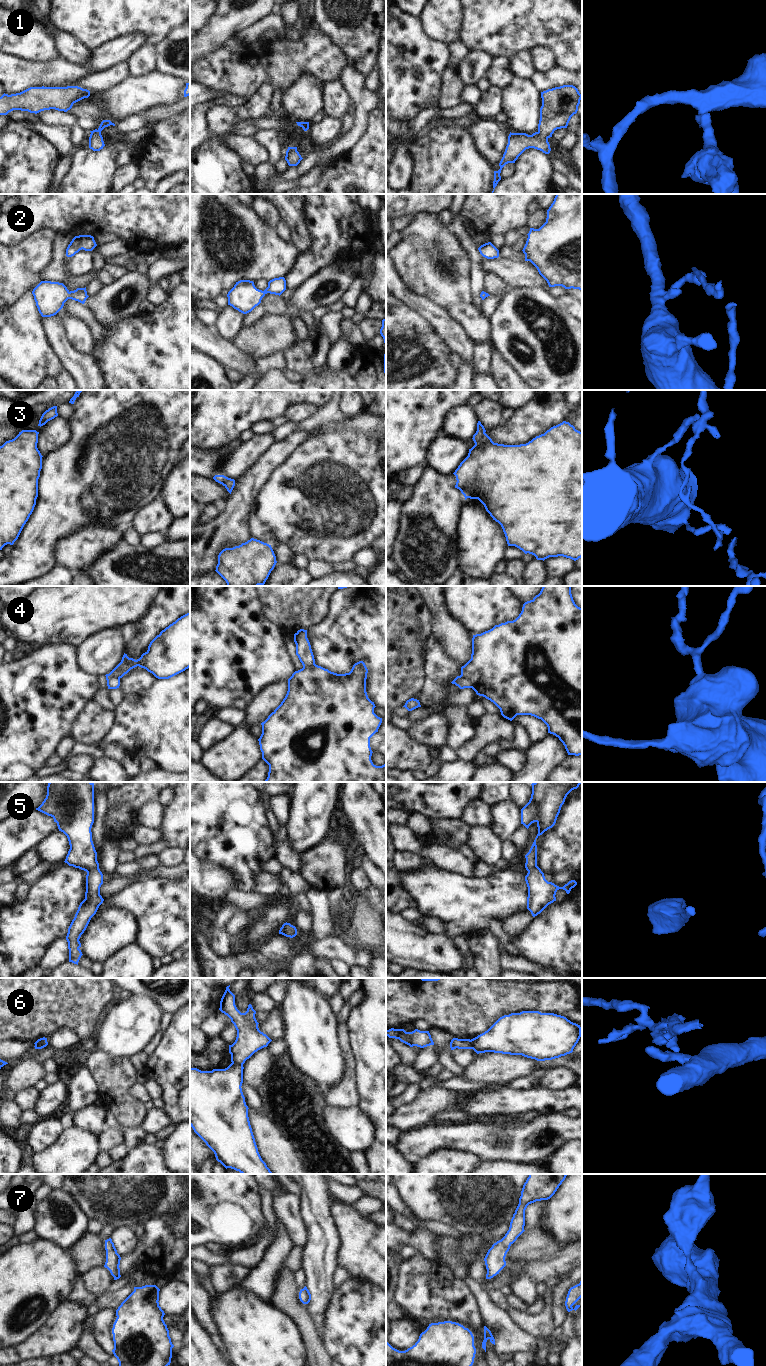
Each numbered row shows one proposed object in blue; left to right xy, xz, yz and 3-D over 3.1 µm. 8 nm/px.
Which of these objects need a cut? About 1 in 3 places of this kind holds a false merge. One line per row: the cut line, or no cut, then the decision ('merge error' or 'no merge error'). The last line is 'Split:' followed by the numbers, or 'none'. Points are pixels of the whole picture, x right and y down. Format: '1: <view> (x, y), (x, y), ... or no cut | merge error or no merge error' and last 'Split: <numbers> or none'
1: no cut | no merge error
2: no cut | no merge error
3: no cut | no merge error
4: yz (460, 675), (466, 678), (472, 687) | merge error
5: no cut | no merge error
6: xz (232, 1062), (242, 1065) | merge error
7: no cut | no merge error
Split: 4, 6

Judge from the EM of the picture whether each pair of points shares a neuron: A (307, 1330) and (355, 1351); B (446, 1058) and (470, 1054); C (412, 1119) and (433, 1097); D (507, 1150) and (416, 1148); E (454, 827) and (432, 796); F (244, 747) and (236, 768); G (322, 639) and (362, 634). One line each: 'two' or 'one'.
A: two
B: two
C: one
D: one
E: two
F: one
G: one

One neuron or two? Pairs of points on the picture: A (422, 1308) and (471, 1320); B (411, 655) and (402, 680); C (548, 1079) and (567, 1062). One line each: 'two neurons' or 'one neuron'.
A: one neuron
B: one neuron
C: two neurons

